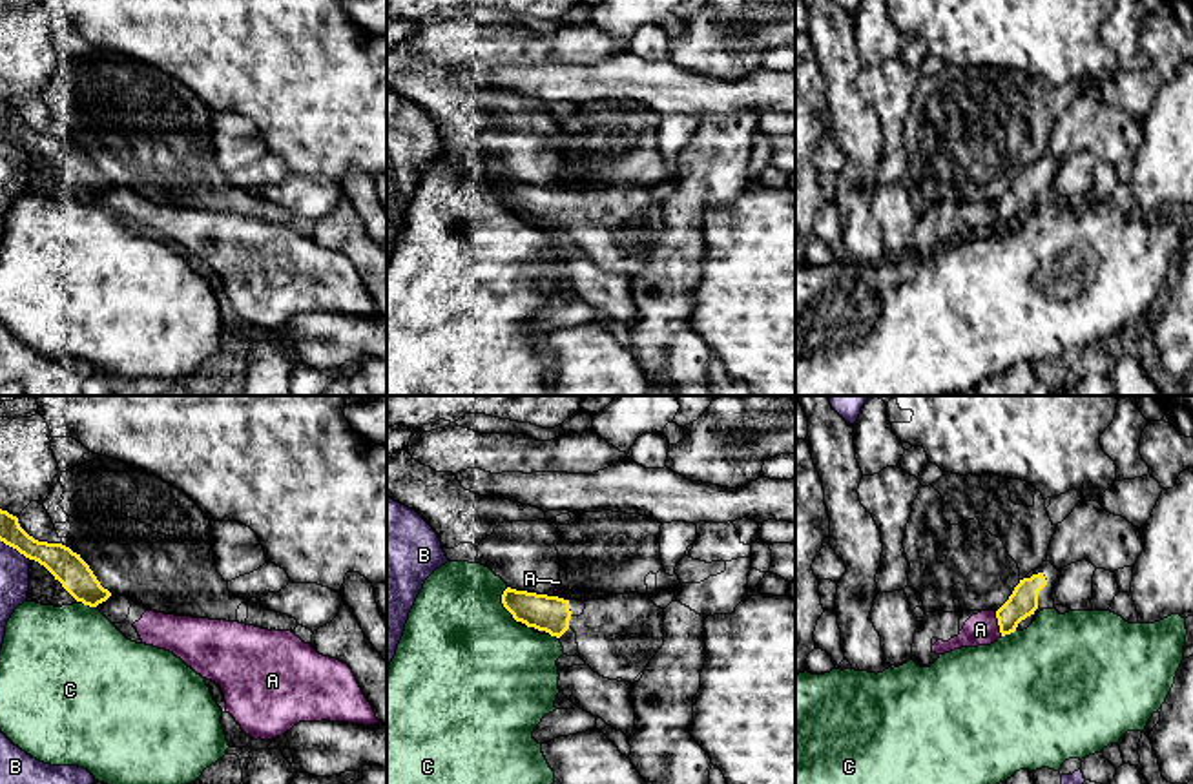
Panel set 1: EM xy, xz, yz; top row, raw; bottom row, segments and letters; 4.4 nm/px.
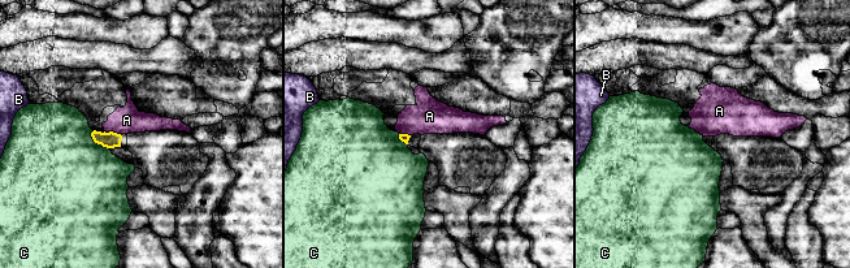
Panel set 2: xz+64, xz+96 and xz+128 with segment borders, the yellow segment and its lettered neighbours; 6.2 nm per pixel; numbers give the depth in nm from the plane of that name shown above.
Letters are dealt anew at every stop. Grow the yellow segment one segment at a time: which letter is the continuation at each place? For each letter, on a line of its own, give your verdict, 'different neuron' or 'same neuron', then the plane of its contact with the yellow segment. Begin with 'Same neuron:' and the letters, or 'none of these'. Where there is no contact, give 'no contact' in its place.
Same neuron: none of these
A: different neuron; meets yellow in yz
B: different neuron; meets yellow in xy
C: different neuron; meets yellow in xz

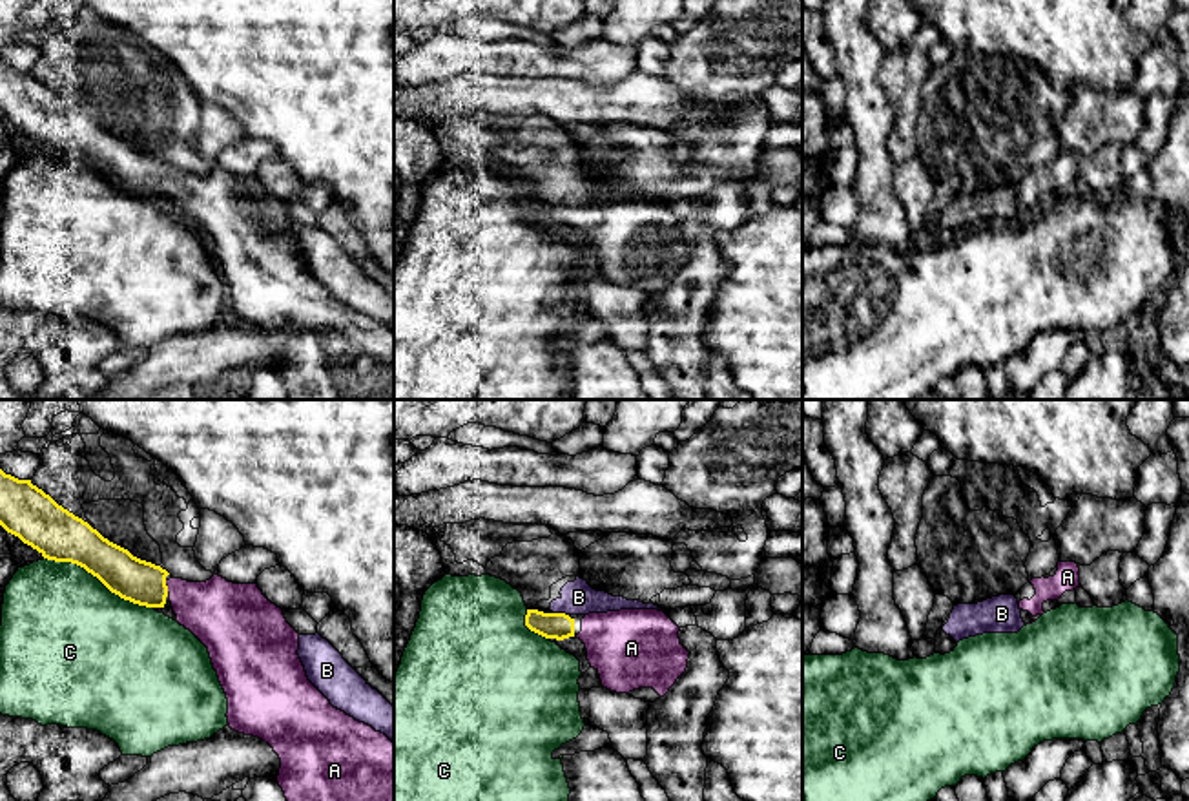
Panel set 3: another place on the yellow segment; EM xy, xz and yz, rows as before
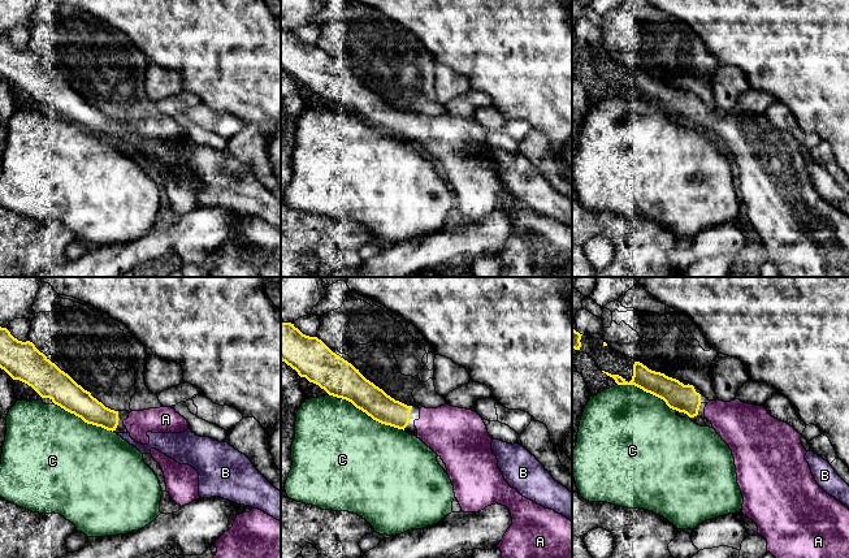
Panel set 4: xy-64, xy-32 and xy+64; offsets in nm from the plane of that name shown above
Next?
Same neuron: A
A: same neuron; meets yellow in xy
B: different neuron; meets yellow in xz
C: different neuron; meets yellow in xy

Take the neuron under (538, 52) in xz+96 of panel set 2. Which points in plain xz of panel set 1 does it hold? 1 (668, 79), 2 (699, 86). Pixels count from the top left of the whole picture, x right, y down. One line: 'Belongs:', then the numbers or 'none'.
Belongs: none

